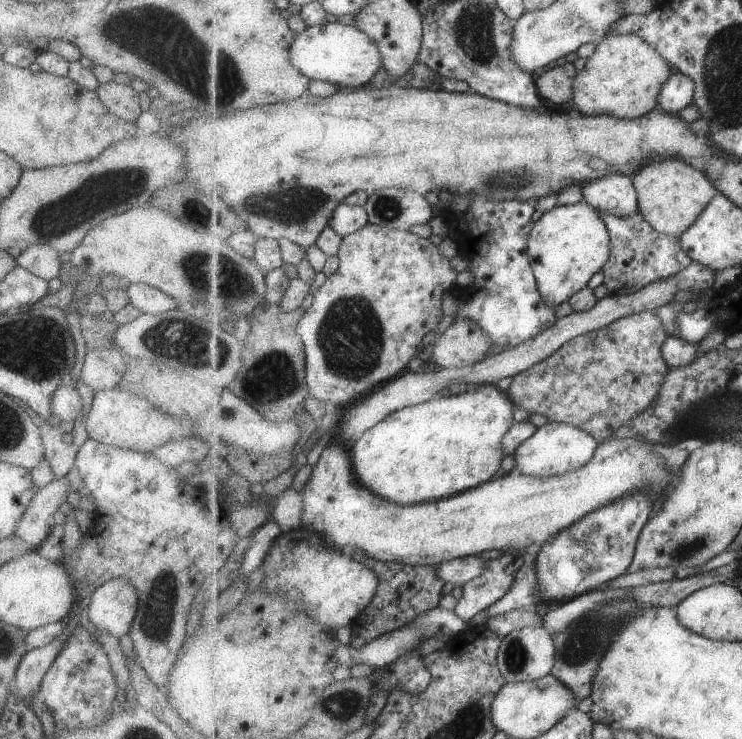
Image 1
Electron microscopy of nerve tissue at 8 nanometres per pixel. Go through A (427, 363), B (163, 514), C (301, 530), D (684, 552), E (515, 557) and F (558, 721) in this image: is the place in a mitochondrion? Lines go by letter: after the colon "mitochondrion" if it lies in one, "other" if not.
A: other
B: other
C: other
D: mitochondrion
E: other
F: other

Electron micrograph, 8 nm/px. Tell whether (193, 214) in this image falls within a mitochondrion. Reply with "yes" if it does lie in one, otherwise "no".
yes

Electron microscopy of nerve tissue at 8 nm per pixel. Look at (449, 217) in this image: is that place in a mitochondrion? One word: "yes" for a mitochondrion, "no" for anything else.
no

